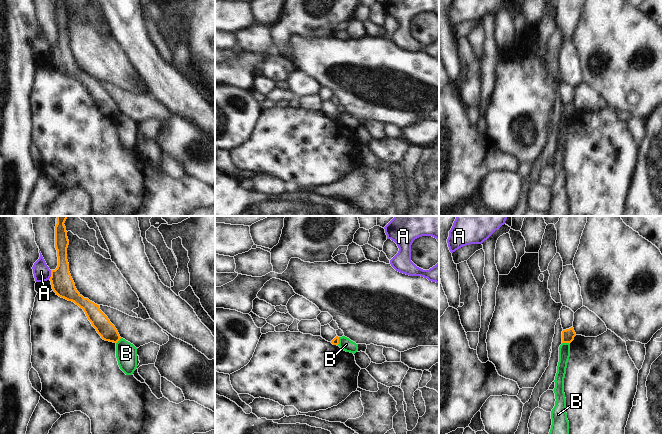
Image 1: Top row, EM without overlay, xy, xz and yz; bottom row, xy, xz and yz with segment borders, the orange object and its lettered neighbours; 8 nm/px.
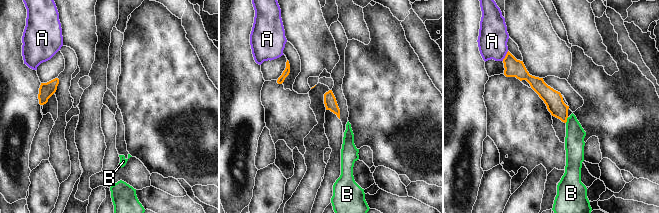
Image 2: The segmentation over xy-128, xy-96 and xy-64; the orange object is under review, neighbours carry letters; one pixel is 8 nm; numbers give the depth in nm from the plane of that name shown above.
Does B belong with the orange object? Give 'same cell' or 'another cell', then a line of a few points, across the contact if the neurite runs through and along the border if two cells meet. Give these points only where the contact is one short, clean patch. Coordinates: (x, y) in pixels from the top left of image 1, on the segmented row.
another cell | yz (562, 342), (569, 344)

